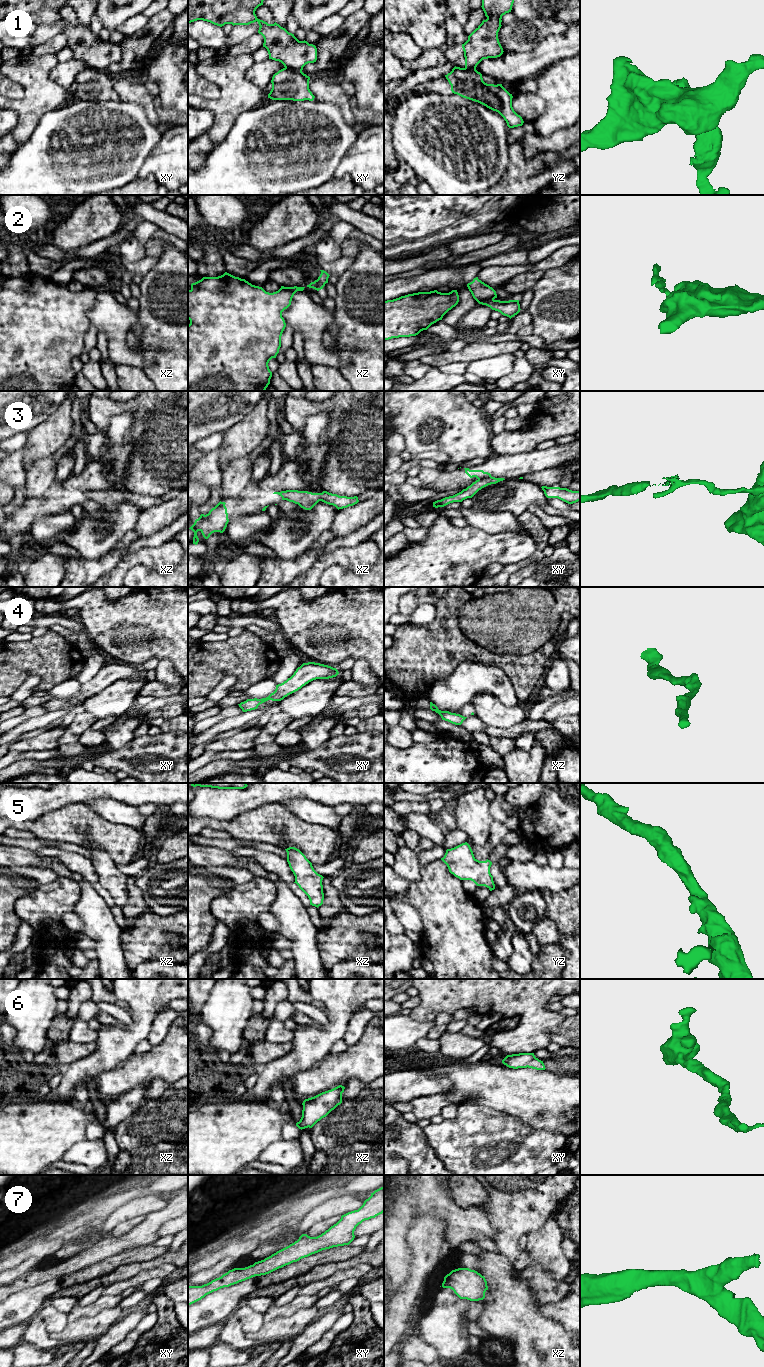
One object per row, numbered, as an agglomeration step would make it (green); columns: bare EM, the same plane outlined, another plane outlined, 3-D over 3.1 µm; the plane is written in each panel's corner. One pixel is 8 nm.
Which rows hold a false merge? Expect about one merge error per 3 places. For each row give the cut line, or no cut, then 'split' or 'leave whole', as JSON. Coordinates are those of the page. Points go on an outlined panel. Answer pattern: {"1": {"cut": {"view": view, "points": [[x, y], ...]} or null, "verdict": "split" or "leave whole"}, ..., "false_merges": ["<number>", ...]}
{"1": {"cut": {"view": "xy", "points": [[285, 67], [301, 71]]}, "verdict": "split"}, "2": {"cut": {"view": "xy", "points": [[493, 299], [478, 302]]}, "verdict": "split"}, "3": {"cut": {"view": "xy", "points": [[491, 476], [478, 479]]}, "verdict": "split"}, "4": {"cut": null, "verdict": "leave whole"}, "5": {"cut": null, "verdict": "leave whole"}, "6": {"cut": null, "verdict": "leave whole"}, "7": {"cut": null, "verdict": "leave whole"}, "false_merges": ["1", "2", "3"]}

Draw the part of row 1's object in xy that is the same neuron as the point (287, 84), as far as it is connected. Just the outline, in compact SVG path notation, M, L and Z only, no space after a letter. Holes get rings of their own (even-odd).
M283 68L272 77L272 89L268 98L272 100L313 101L315 96L309 89L310 77L302 71Z

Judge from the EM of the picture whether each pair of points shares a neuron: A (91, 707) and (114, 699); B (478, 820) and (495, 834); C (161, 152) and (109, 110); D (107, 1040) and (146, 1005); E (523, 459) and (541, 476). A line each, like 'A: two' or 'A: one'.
A: one
B: two
C: two
D: one
E: two

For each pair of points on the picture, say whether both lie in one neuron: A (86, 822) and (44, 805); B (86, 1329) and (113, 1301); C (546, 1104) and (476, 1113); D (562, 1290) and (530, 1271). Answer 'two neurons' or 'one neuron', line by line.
A: two neurons
B: two neurons
C: two neurons
D: one neuron

